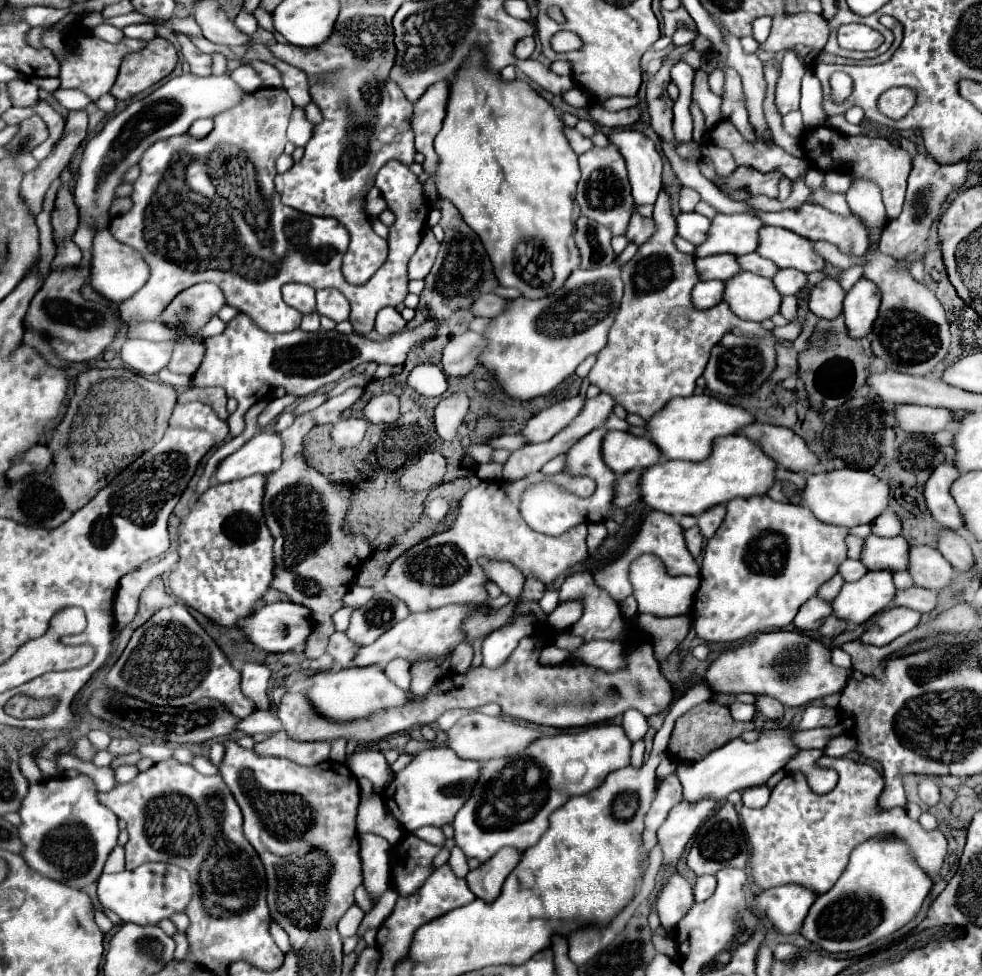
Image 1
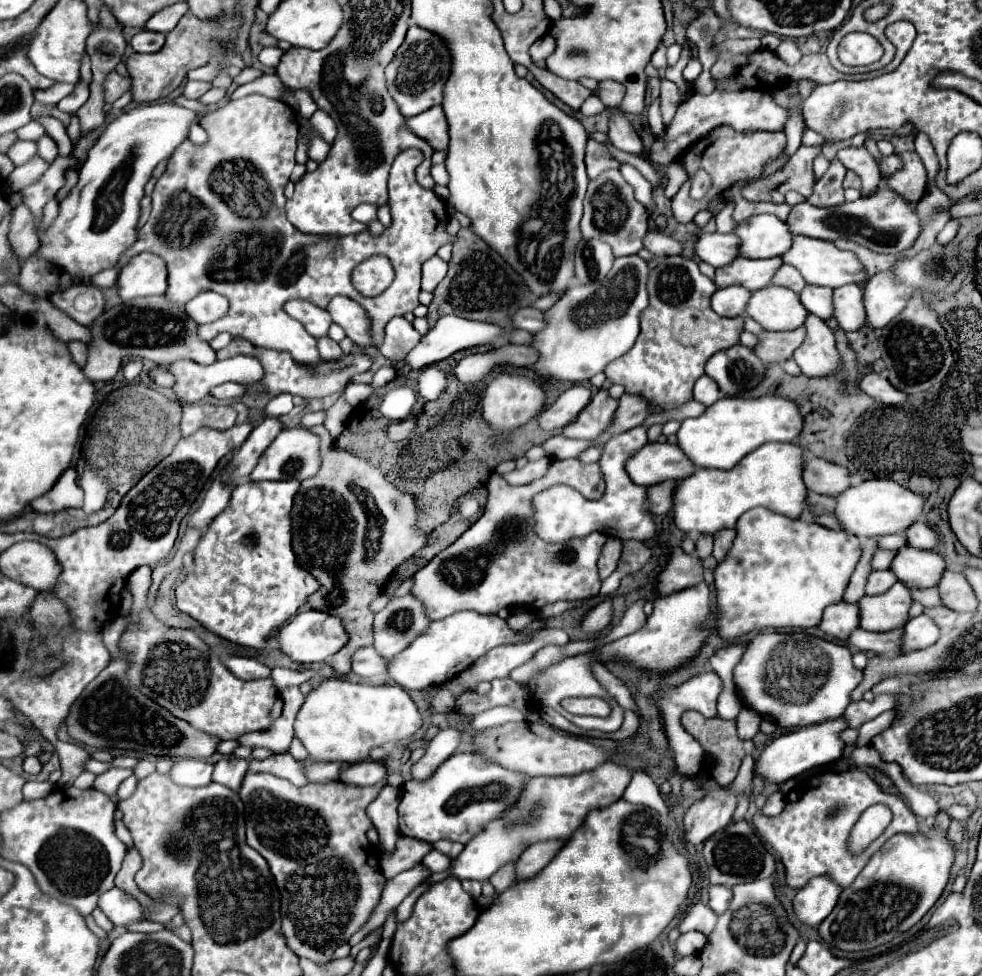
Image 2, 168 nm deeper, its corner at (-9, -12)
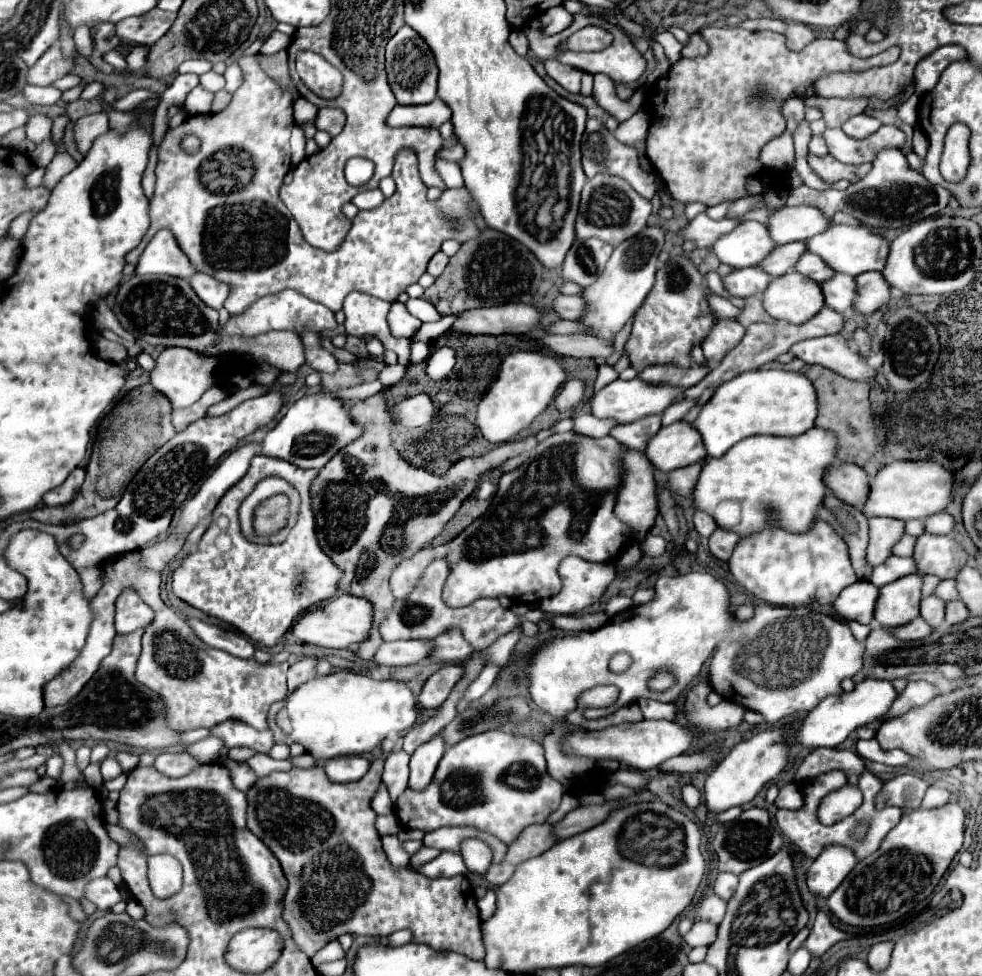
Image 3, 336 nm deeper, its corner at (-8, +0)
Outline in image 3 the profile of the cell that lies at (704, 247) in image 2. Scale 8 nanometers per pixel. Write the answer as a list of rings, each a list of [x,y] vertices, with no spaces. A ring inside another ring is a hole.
[[[746,221],[746,223],[740,223],[734,231],[722,235],[714,243],[712,251],[722,263],[740,269],[740,267],[756,265],[774,247],[776,243],[770,239],[764,223]]]

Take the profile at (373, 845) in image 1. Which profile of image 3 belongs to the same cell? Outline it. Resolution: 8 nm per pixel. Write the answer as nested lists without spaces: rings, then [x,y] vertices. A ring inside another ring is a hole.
[[[380,783],[374,799],[372,799],[372,809],[376,811],[378,816],[388,815],[394,811],[394,803],[390,799],[390,793],[388,793],[388,787],[384,783]]]

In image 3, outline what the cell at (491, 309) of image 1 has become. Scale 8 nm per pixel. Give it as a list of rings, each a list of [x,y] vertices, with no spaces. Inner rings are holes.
[[[558,295],[552,301],[552,313],[558,317],[564,317],[564,319],[570,319],[570,321],[576,321],[580,317],[582,307],[584,307],[584,299],[578,295],[574,295],[574,297]]]

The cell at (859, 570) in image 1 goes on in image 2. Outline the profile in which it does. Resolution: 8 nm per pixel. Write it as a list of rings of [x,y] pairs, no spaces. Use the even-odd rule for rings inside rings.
[[[887,569],[887,571],[873,571],[869,575],[869,583],[867,583],[867,595],[881,595],[887,591],[887,587],[893,587],[897,583],[897,575]]]

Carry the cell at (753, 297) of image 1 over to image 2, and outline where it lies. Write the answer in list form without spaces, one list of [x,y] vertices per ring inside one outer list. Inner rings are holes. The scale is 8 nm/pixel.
[[[769,285],[763,291],[753,293],[747,315],[767,331],[793,331],[805,323],[807,309],[795,291]]]

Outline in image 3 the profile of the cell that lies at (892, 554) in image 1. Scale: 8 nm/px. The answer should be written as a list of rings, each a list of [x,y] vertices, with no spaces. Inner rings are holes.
[[[922,533],[916,539],[914,555],[918,575],[936,575],[938,579],[954,579],[966,563],[966,553],[948,535]]]

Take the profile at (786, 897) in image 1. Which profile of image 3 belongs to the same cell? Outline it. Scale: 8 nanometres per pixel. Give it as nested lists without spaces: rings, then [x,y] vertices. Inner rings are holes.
[[[830,845],[808,869],[806,885],[812,895],[828,899],[856,865],[856,857],[842,845]]]

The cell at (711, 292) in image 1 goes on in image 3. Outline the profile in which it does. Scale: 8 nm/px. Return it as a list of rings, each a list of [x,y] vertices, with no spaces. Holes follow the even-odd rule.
[[[748,267],[748,269],[734,269],[730,275],[722,277],[724,289],[732,295],[732,297],[750,297],[756,293],[762,293],[766,289],[766,285],[770,283],[770,275],[766,275],[764,271],[756,269],[756,267]]]

